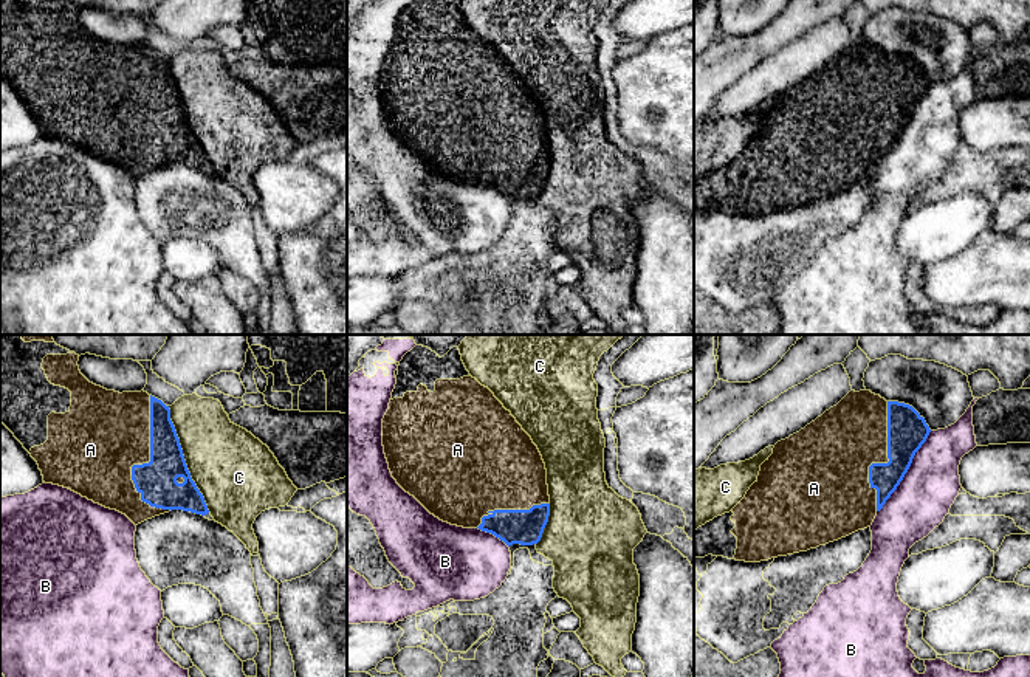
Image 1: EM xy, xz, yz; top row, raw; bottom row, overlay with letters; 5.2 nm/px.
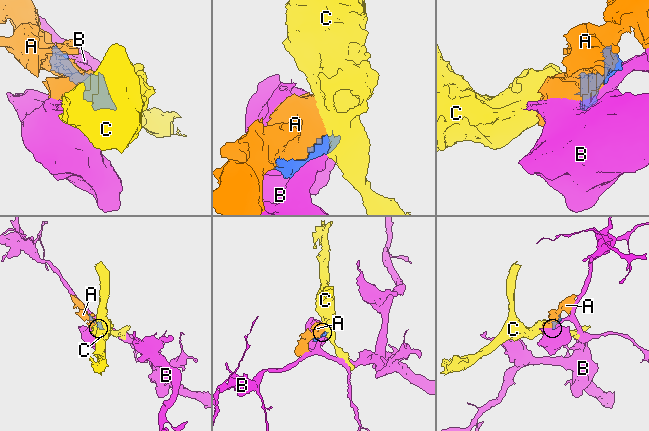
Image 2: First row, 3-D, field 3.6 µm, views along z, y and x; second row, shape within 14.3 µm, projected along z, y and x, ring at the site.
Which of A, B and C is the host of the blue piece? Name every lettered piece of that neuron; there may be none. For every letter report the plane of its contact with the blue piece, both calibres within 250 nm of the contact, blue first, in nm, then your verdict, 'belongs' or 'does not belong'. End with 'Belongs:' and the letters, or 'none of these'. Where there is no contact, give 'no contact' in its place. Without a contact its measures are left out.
A: xy | 200/440 nm | belongs
B: yz | 200/300 nm | does not belong
C: xy | 200/400 nm | does not belong
Belongs: A

